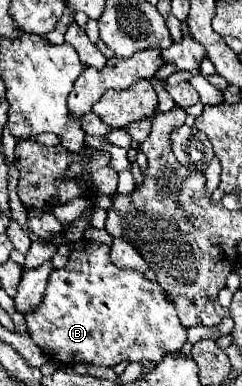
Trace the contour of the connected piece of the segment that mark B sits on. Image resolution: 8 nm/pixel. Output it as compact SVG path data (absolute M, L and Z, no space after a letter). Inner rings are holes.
M76 241L72 245L68 265L50 273L44 299L38 309L26 313L26 325L32 341L50 355L54 363L64 365L92 363L114 367L120 361L158 363L162 353L180 351L186 343L186 331L176 315L176 305L170 301L166 291L158 281L148 281L136 269L118 269L110 261L110 245L106 243L86 245L84 241Z

